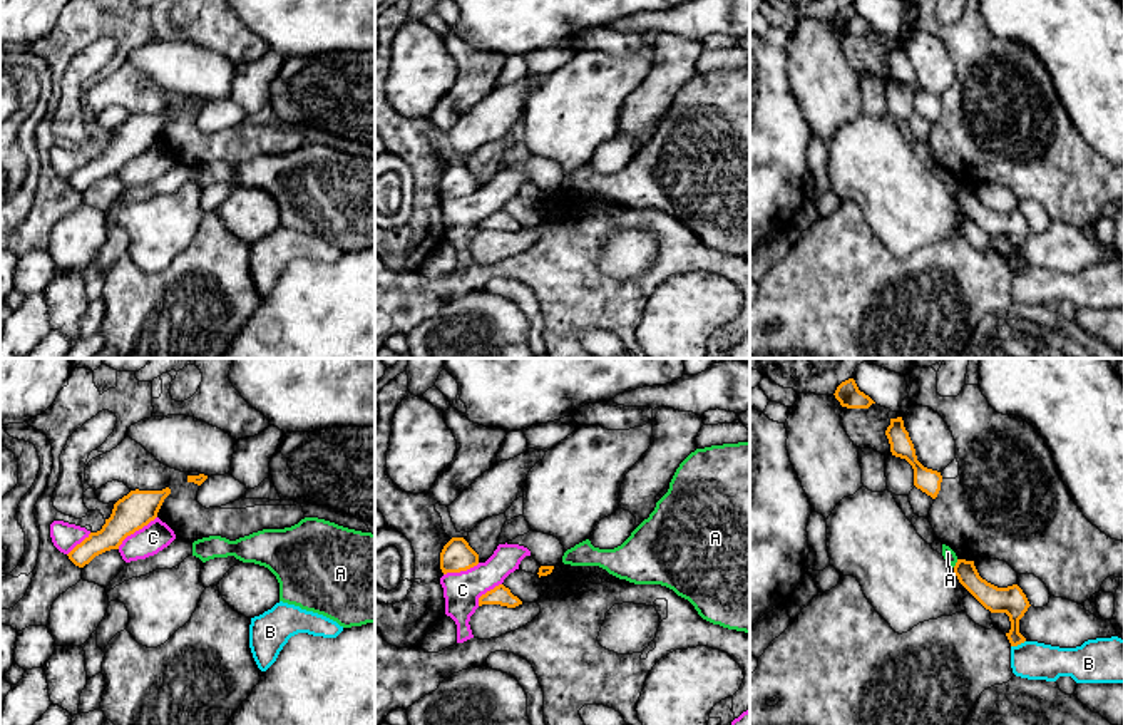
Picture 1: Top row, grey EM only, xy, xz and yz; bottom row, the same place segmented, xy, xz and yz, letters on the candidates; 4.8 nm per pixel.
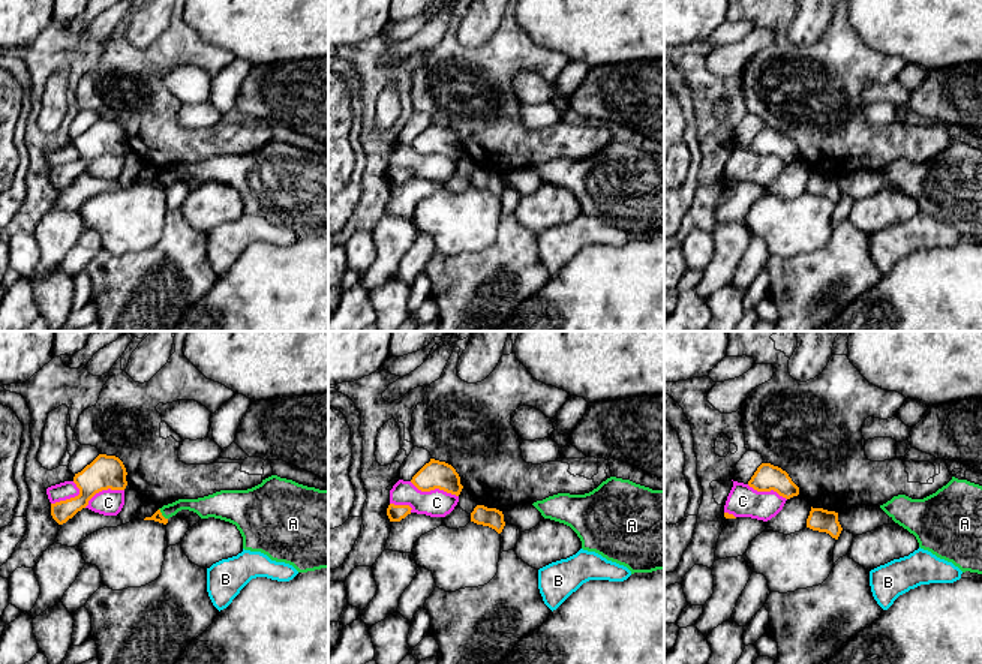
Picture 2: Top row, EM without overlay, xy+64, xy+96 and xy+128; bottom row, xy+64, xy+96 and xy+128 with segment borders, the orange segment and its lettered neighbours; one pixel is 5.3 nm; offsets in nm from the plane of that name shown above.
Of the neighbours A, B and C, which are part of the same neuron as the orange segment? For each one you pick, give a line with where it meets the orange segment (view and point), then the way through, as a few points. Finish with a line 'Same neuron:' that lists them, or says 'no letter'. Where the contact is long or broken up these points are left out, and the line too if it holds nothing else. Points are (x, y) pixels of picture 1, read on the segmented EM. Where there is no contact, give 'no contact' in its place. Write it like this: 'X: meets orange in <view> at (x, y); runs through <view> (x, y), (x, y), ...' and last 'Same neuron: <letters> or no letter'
Same neuron: no letter

